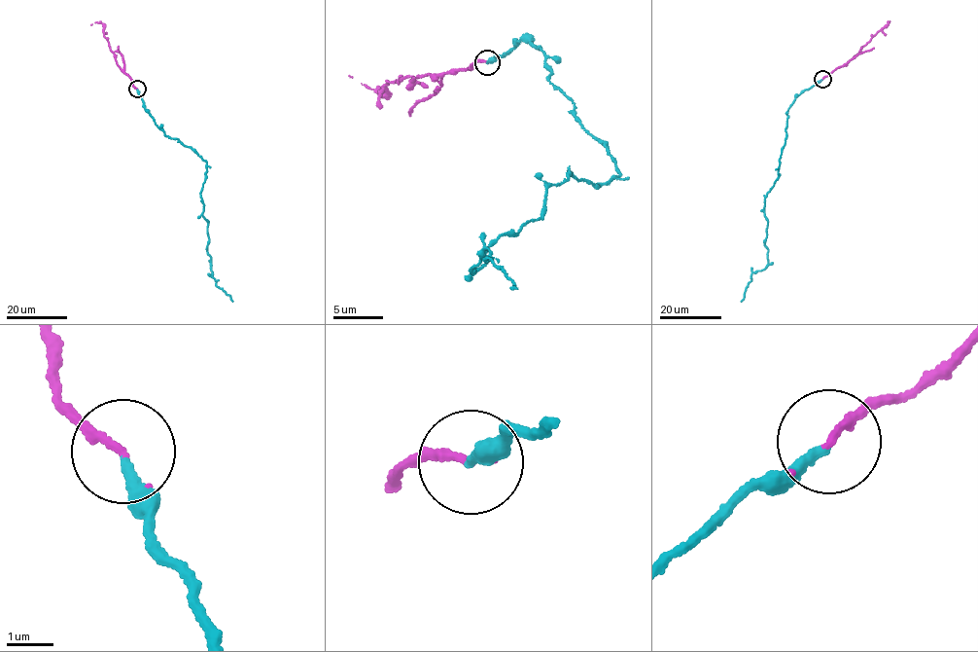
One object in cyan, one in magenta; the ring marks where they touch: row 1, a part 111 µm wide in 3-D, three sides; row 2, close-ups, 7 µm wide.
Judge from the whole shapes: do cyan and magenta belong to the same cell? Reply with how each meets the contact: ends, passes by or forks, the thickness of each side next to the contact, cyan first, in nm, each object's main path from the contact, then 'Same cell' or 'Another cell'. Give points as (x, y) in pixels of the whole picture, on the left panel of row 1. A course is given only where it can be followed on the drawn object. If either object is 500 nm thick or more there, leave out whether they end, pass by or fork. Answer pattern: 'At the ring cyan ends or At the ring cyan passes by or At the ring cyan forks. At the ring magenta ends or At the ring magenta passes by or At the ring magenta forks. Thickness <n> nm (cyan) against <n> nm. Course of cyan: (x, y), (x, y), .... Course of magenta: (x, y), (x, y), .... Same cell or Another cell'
At the ring cyan ends. At the ring magenta ends. Thickness 240 nm (cyan) against 170 nm. Course of cyan: (137, 89), (158, 127), (206, 162), (200, 194), (202, 217), (208, 222), (207, 251), (217, 286), (232, 301). Course of magenta: (137, 89), (118, 65), (104, 36), (102, 23), (91, 24). Same cell

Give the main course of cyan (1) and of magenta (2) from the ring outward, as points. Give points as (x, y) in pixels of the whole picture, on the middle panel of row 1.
1: (487, 63), (521, 40), (540, 49), (619, 174), (593, 188), (567, 173), (471, 271), (486, 248), (517, 288)
2: (488, 62), (472, 62), (465, 71), (387, 81), (382, 94), (348, 76)

